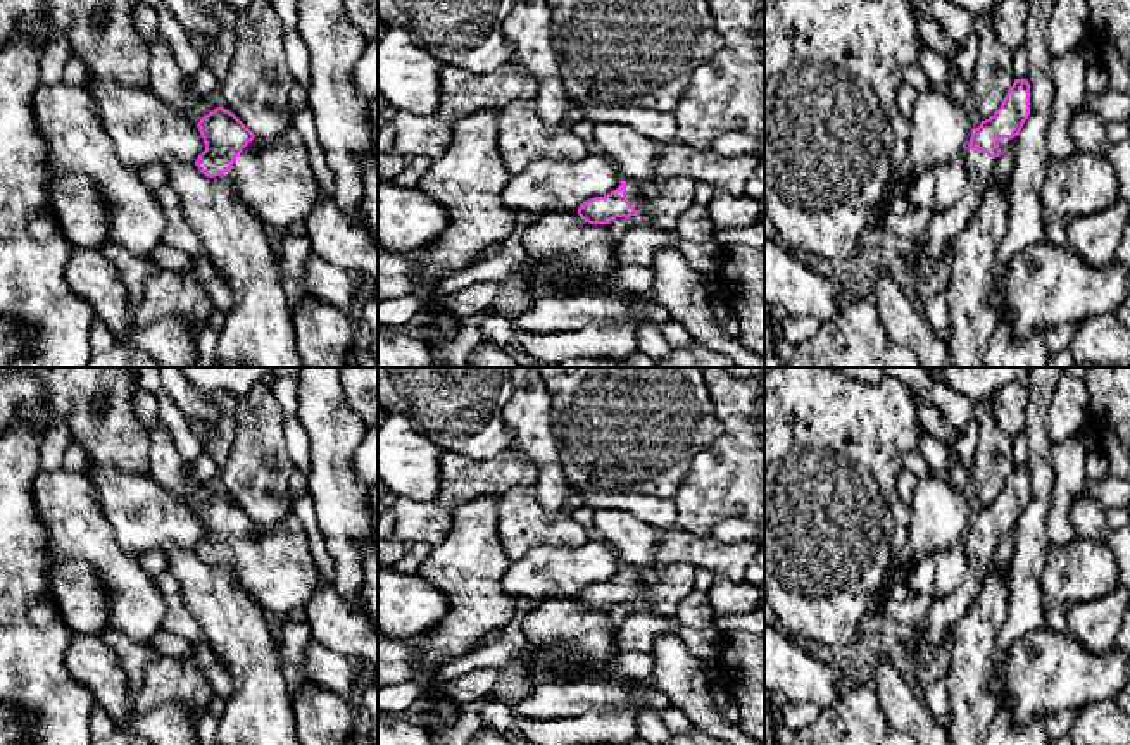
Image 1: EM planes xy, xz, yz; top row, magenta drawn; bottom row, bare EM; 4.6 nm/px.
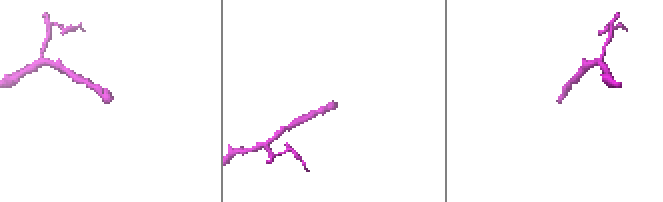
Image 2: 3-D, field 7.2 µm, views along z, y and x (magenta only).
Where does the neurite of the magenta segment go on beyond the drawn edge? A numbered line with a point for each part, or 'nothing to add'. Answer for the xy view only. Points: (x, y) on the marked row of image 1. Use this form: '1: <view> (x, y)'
1: xy (273, 176)

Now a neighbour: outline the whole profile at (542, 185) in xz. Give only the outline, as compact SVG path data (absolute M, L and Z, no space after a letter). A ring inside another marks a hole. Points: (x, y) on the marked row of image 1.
M600 152L578 162L535 160L511 176L502 191L509 210L528 212L535 219L550 209L578 212L593 197L604 197L623 183L612 160Z

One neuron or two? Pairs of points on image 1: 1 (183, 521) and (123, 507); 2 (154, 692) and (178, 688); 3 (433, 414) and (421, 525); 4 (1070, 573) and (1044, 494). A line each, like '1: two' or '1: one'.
1: one
2: one
3: two
4: two

